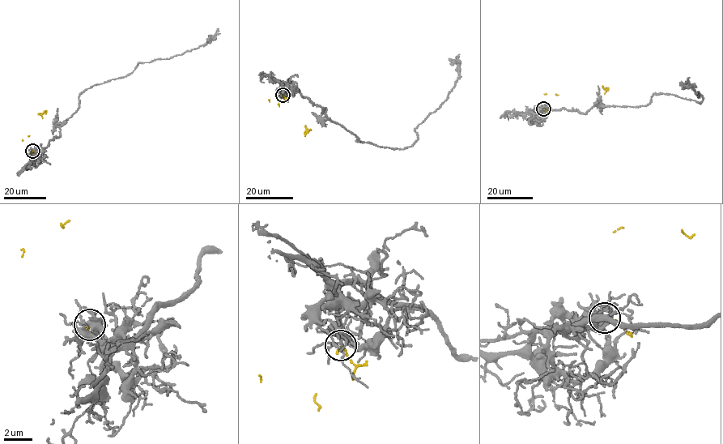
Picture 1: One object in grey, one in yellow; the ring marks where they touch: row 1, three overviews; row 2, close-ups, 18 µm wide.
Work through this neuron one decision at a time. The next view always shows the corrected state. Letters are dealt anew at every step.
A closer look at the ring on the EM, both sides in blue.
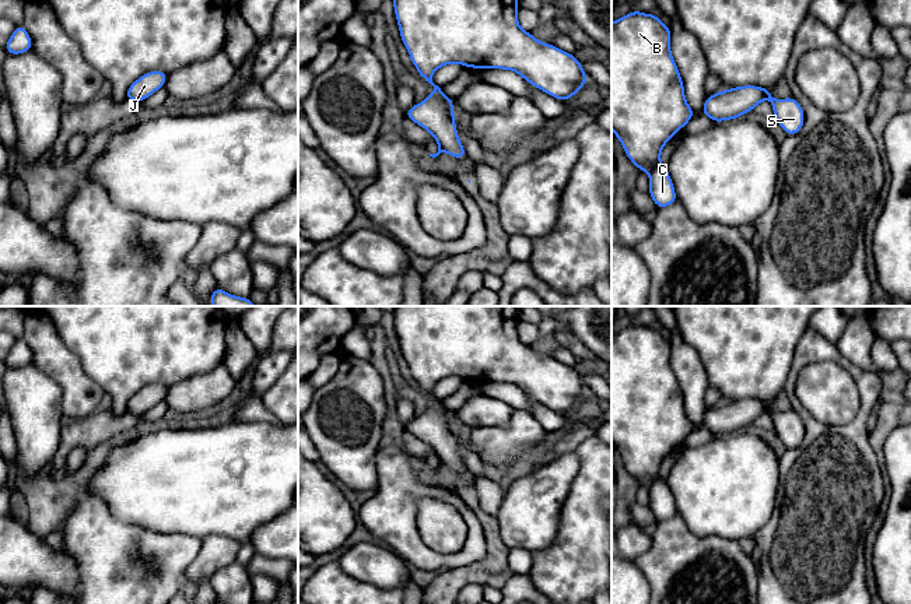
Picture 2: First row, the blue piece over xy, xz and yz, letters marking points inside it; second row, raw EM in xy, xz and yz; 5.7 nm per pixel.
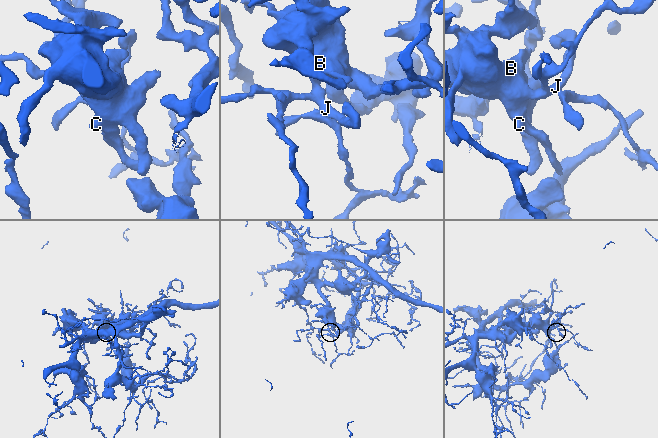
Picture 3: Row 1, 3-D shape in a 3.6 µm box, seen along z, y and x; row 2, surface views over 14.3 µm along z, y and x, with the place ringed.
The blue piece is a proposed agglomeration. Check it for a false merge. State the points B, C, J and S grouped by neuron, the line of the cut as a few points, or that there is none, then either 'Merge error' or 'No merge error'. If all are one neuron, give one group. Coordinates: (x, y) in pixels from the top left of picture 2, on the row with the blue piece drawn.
Groups: B C J / S. Split along yz (770, 94), (767, 98). Merge error

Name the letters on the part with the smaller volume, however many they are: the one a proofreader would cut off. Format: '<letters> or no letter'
S

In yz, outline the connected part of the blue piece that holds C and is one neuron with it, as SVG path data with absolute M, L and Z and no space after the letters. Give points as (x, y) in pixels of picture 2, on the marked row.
M638 10L612 22L612 129L638 172L649 172L649 192L656 210L677 203L666 165L661 164L665 144L695 113L684 95L684 84L670 52L672 32L655 13Z

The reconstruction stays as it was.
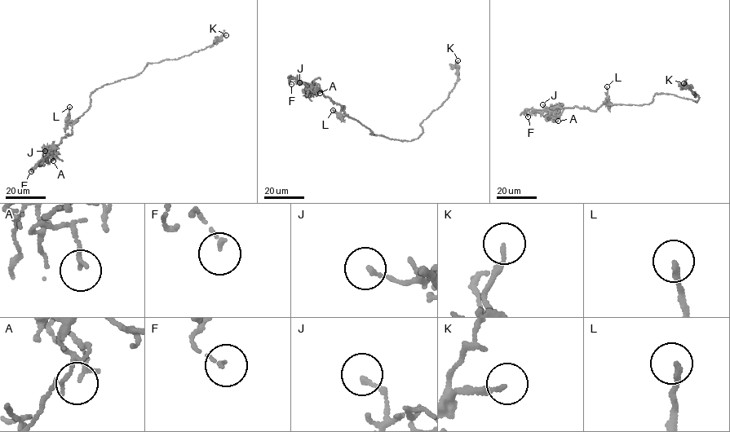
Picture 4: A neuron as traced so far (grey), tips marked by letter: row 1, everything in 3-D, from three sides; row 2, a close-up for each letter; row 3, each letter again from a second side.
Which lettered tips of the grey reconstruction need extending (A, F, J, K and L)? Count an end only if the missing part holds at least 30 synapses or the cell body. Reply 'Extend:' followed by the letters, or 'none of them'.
Extend: none of them

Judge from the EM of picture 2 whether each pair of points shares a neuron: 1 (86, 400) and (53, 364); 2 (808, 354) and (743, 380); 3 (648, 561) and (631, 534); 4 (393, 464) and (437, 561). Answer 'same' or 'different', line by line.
1: same
2: different
3: different
4: same

